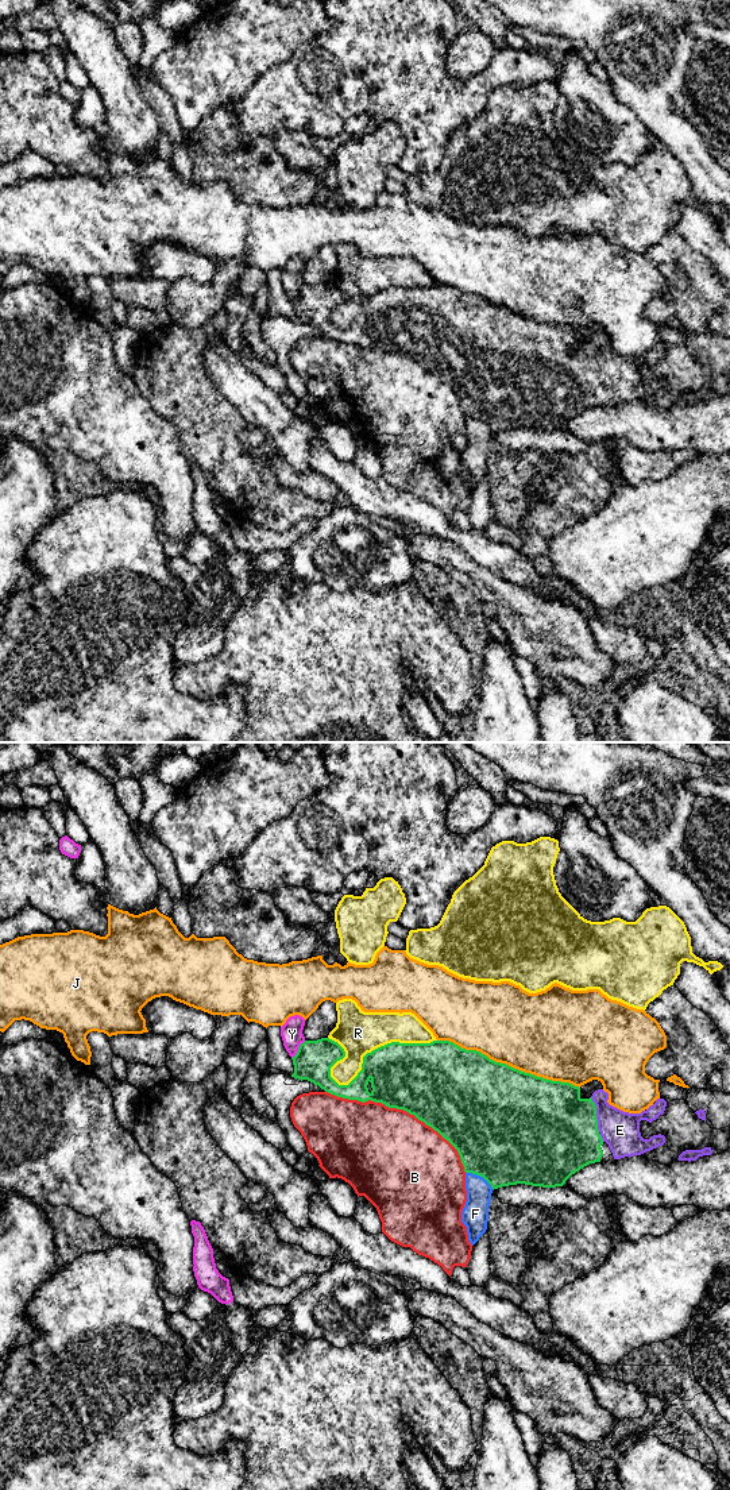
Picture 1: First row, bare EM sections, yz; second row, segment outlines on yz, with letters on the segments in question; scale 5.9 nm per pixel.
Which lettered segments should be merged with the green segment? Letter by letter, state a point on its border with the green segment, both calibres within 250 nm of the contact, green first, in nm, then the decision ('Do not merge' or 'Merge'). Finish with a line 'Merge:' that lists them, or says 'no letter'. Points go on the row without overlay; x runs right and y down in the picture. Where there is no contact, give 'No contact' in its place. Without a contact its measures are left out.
B: Touches green at yz (402, 352). Thickness 460 nm (green) against 480 nm. Do not merge
E: Touches green at yz (595, 359). Thickness 480 nm (green) against 220 nm. Merge
F: Touches green at yz (481, 420). Thickness 500 nm (green) against 160 nm. Do not merge
J: Touches green at yz (508, 309). Thickness 500 nm (green) against 480 nm. Do not merge
R: Touches green at yz (378, 292). Thickness 400 nm (green) against 260 nm. Do not merge
Y: Touches green at yz (298, 293). Thickness 220 nm (green) against 130 nm. Do not merge
Merge: E

